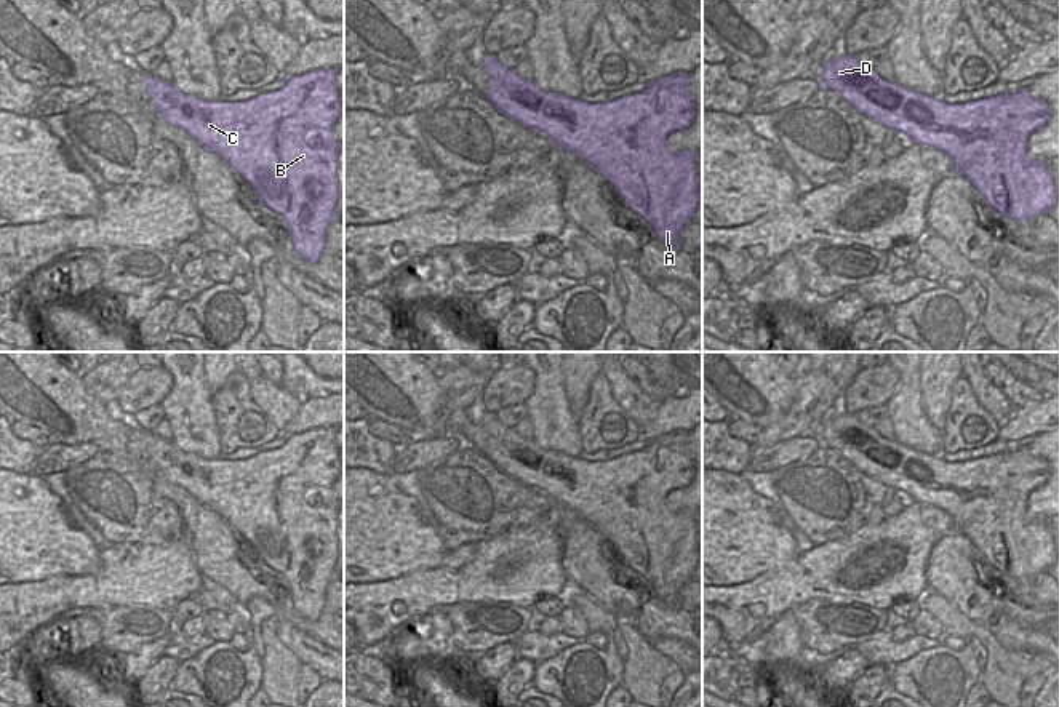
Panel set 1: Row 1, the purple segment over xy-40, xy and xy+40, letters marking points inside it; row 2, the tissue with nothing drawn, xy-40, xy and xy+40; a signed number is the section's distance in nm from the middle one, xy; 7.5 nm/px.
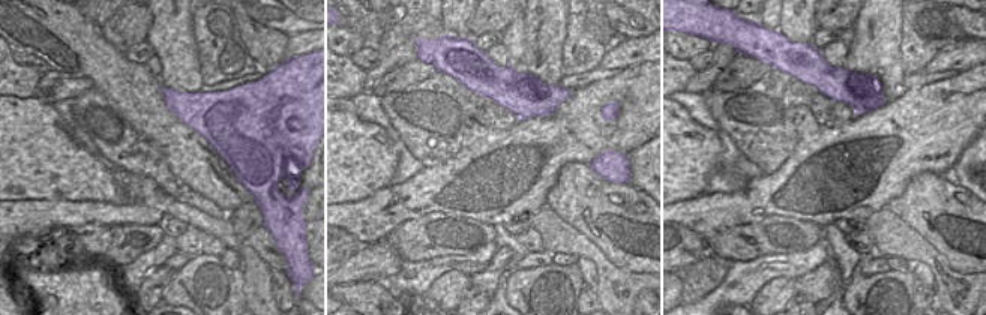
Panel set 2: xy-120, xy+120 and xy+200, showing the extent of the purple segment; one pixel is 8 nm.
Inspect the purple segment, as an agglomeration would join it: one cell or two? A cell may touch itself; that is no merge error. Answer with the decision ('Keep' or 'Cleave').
Keep

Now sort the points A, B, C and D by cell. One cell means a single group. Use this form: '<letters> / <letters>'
A B C D

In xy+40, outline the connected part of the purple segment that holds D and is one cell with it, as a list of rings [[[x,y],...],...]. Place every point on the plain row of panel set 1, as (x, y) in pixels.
[[[851,413],[827,417],[819,441],[867,477],[904,491],[910,501],[944,510],[990,566],[1016,581],[1048,573],[1054,566],[1056,544],[1046,520],[1033,520],[1027,510],[1027,497],[1046,483],[1049,465],[1043,457],[1030,456],[1025,446],[965,462],[947,462],[881,437]]]

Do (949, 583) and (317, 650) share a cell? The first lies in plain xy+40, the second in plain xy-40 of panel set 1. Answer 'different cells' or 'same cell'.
different cells

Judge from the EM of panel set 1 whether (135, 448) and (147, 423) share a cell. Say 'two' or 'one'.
two

